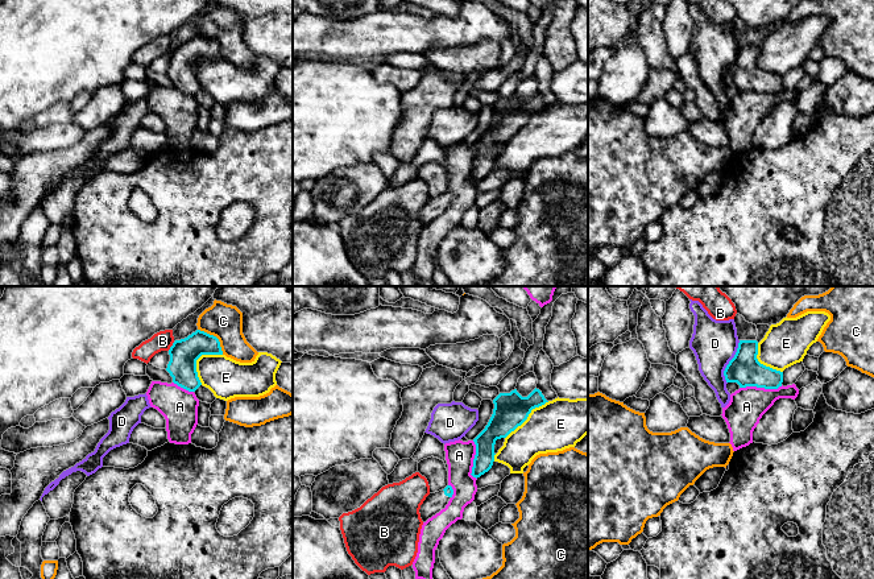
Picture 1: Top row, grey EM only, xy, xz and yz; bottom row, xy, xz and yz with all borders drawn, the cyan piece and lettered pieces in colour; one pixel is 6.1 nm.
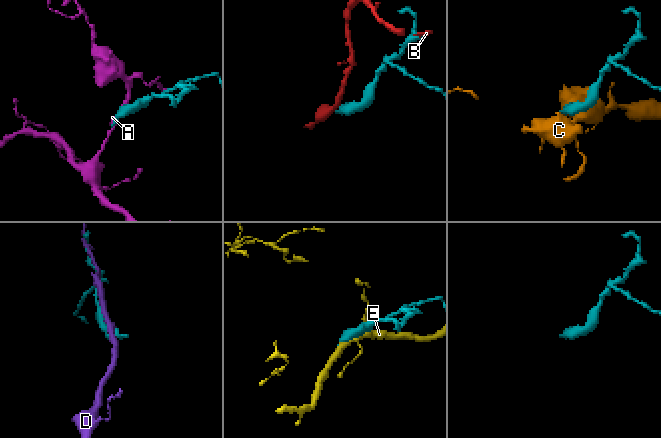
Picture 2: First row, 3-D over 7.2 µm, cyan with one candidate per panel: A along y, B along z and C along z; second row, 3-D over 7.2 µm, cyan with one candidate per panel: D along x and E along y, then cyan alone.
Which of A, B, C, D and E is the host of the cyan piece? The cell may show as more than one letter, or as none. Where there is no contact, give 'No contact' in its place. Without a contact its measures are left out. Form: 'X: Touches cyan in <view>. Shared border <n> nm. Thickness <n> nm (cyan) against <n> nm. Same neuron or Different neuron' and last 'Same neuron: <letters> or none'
A: Touches cyan in yz. Shared border 260 nm. Thickness 200 nm (cyan) against 220 nm. Different neuron
B: Touches cyan in xy. Shared border 70 nm. Thickness 180 nm (cyan) against 120 nm. Different neuron
C: Touches cyan in xy. Shared border 220 nm. Thickness 180 nm (cyan) against 220 nm. Different neuron
D: Touches cyan in yz. Shared border 280 nm. Thickness 200 nm (cyan) against 280 nm. Different neuron
E: Touches cyan in xy. Shared border 240 nm. Thickness 180 nm (cyan) against 240 nm. Different neuron
Same neuron: none

